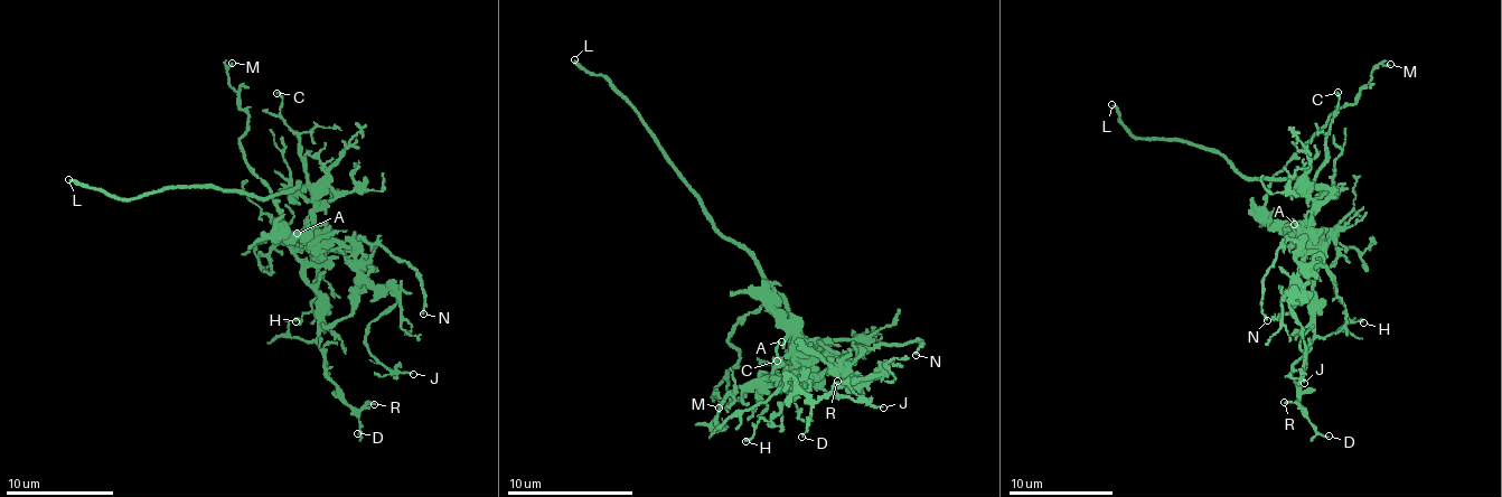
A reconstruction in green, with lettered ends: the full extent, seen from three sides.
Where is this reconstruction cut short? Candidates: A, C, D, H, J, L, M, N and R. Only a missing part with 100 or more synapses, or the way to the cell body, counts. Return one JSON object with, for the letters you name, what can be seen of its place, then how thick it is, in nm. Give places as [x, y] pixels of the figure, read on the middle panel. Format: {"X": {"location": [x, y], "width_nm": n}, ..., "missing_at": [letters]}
{"L": {"location": [574, 59], "width_nm": 240}, "missing_at": ["L"]}

